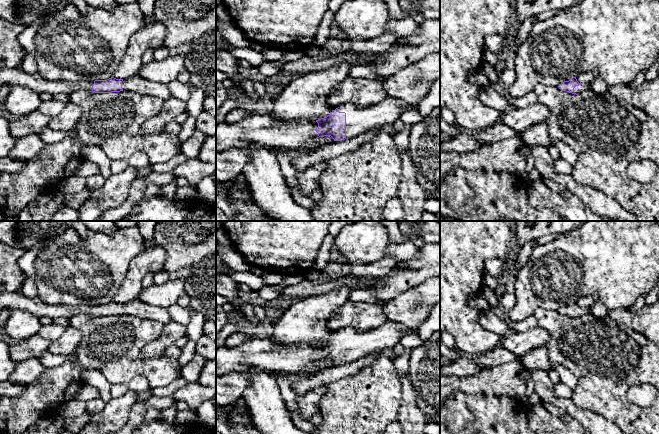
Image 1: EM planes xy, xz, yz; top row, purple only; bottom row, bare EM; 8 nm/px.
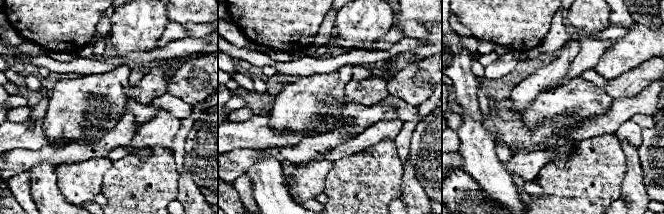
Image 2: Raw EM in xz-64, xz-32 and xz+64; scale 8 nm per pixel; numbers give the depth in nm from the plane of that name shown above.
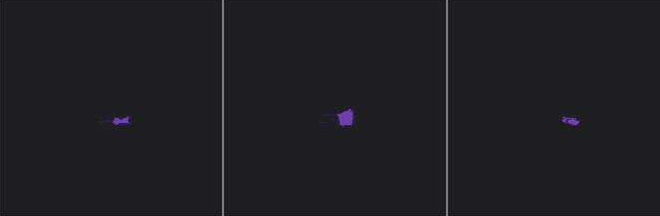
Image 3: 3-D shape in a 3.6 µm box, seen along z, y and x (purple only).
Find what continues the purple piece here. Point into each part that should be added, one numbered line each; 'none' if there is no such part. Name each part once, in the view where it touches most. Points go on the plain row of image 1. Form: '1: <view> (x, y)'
1: xz (359, 344)
2: xz (261, 353)

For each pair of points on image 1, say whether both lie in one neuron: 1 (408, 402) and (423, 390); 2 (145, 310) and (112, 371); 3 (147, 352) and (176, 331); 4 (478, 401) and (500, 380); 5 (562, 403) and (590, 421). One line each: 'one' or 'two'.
1: two
2: two
3: one
4: two
5: one

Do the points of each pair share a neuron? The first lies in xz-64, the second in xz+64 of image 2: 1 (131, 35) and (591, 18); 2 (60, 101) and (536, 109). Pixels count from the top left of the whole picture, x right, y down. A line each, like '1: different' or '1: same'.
1: same
2: different

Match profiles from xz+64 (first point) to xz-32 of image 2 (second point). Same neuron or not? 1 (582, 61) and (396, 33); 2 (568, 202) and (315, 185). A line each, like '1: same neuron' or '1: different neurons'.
1: same neuron
2: different neurons

